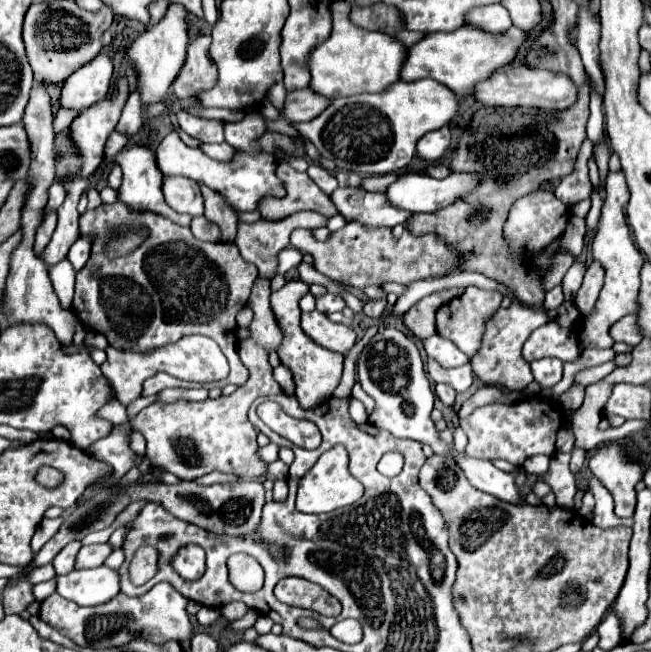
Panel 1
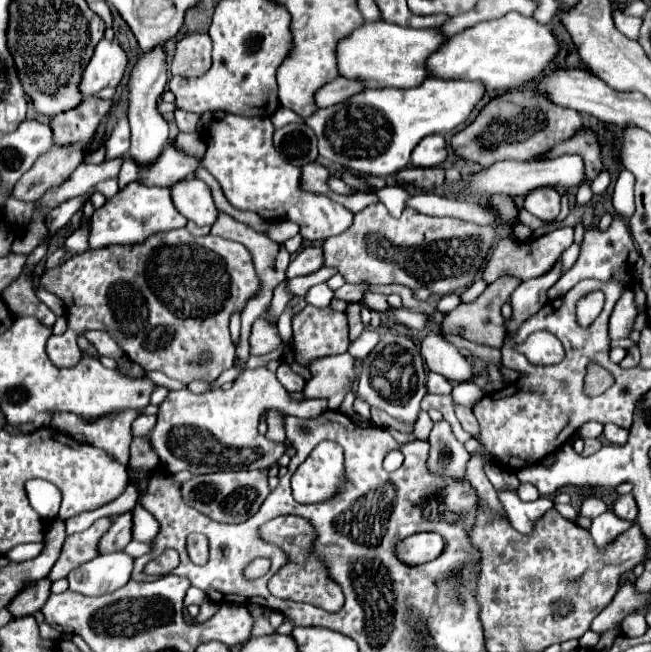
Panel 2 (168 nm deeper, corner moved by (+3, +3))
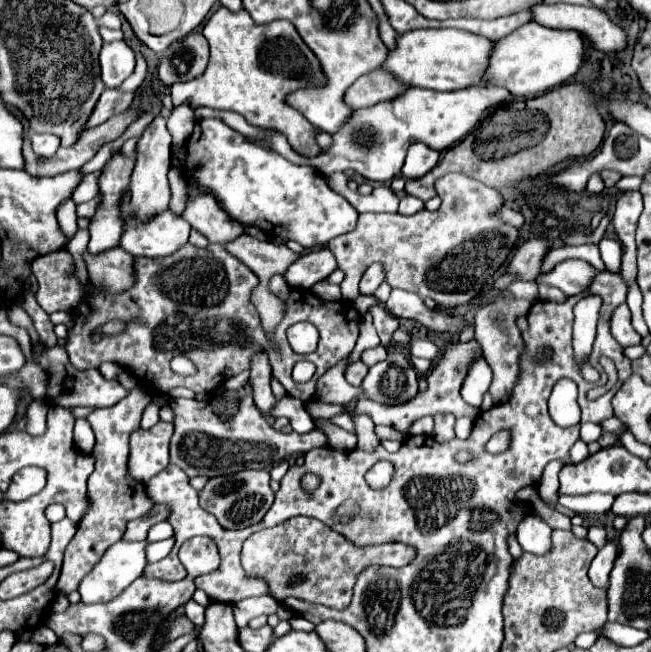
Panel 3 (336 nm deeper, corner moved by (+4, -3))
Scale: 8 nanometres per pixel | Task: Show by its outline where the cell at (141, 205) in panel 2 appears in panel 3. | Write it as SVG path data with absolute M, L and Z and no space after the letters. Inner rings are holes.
M171 210L161 212L149 222L137 222L131 214L123 214L125 232L121 236L121 248L133 256L145 258L165 258L185 246L191 224L181 216L175 216Z

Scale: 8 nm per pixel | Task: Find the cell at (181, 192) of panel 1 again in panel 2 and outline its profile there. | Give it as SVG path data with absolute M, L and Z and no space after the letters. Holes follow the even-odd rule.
M200 178L180 180L172 188L172 202L180 214L184 214L188 220L196 222L198 226L212 226L214 218L218 214L210 188Z

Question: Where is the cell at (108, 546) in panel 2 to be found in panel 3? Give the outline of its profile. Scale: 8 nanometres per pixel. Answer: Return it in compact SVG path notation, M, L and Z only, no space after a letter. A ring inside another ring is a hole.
M161 504L161 510L159 512L149 512L145 514L143 518L137 518L137 520L131 520L127 524L127 532L123 536L123 540L145 540L147 538L147 532L153 524L157 522L163 522L169 518L169 506Z

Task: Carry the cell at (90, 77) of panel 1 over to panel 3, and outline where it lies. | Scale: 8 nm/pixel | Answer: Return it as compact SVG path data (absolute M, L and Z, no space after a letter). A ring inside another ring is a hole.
M109 42L103 44L101 50L101 78L107 88L117 88L125 78L133 74L135 54L125 42Z

